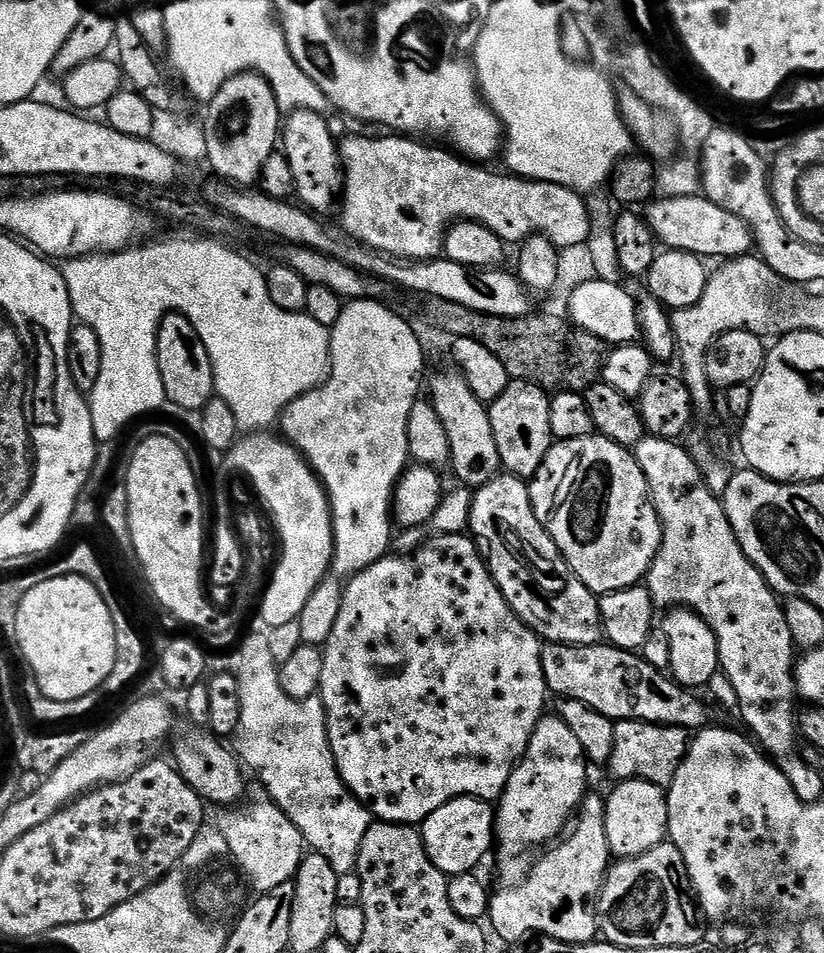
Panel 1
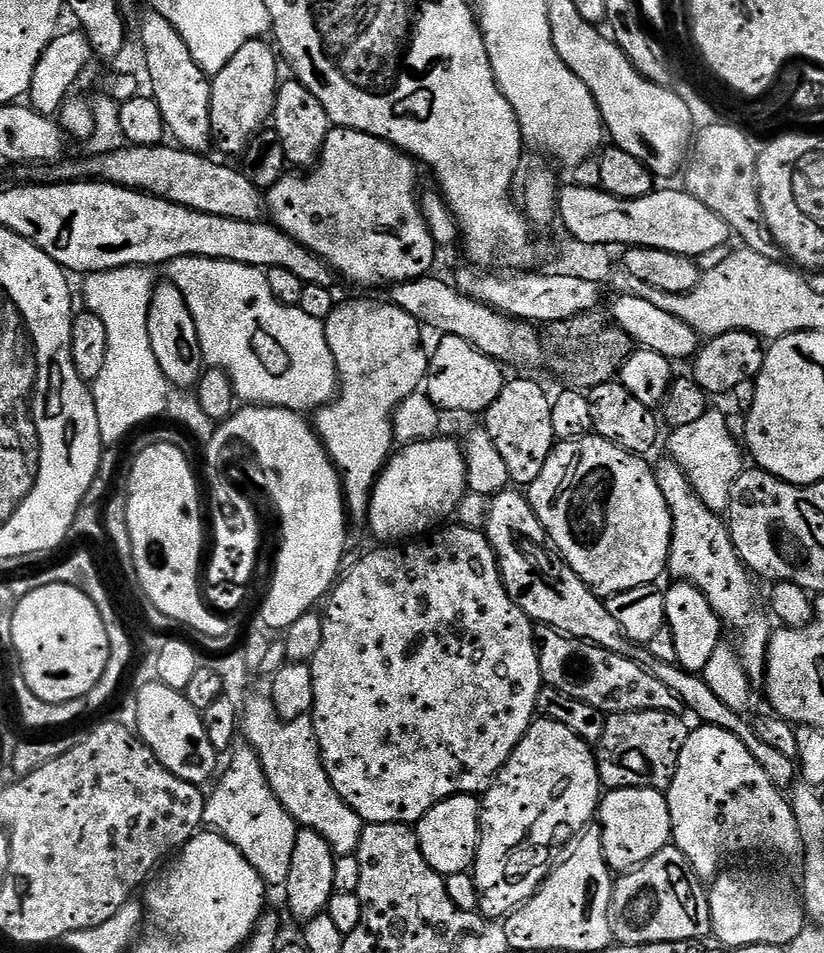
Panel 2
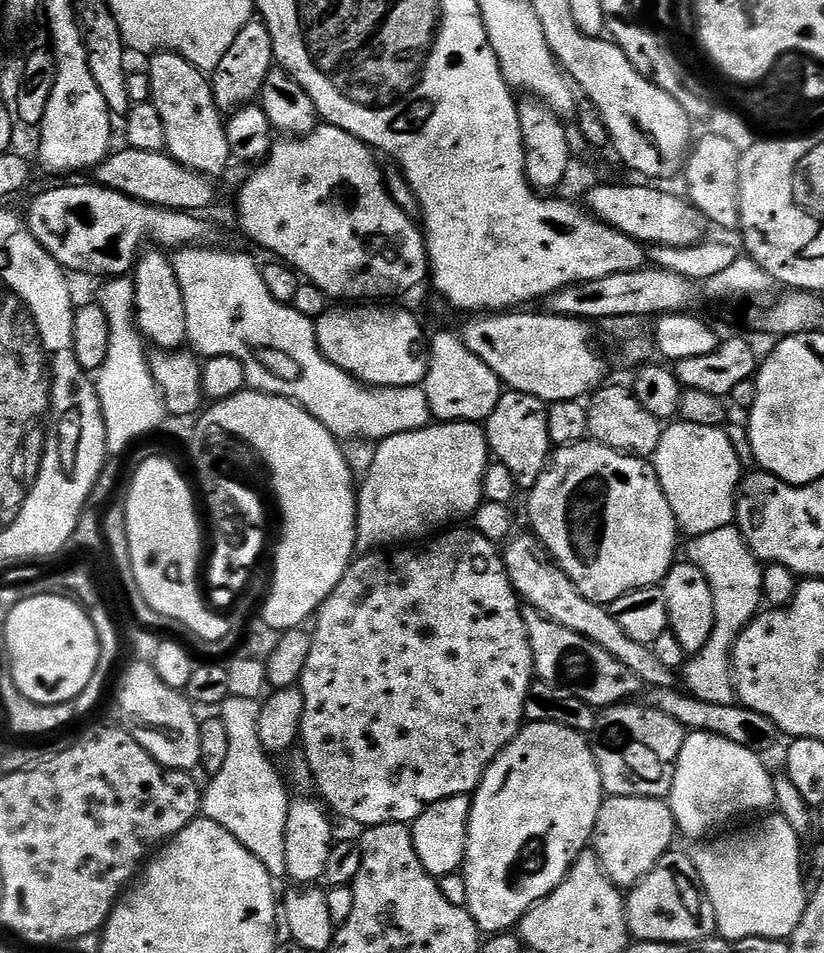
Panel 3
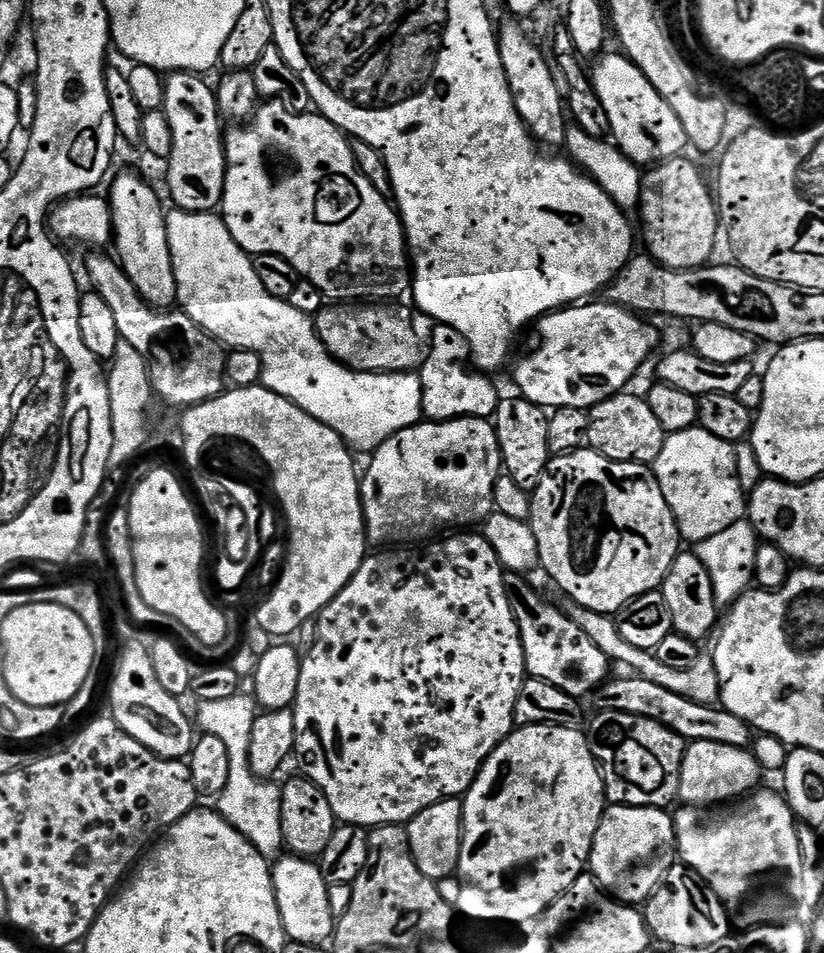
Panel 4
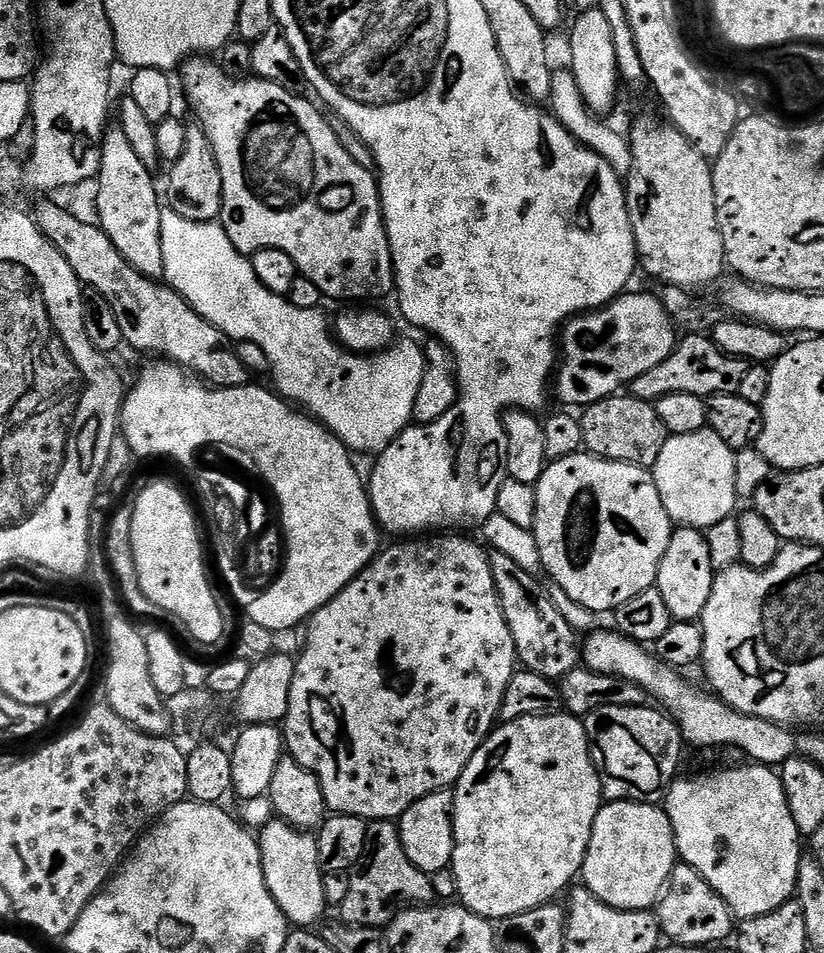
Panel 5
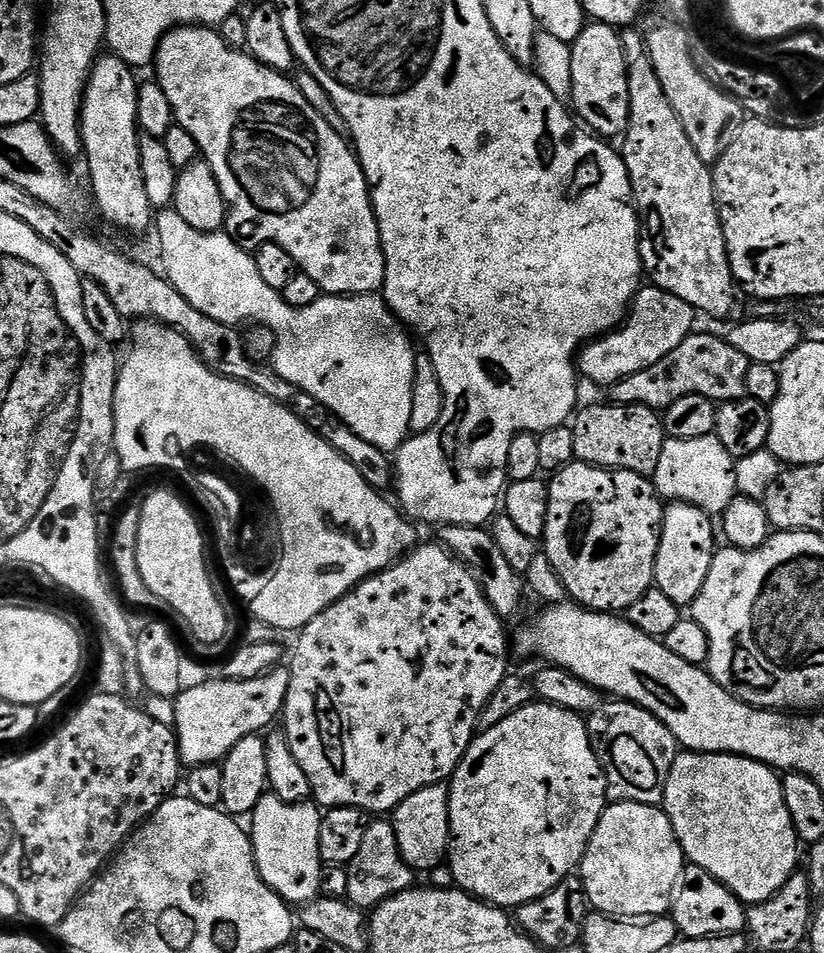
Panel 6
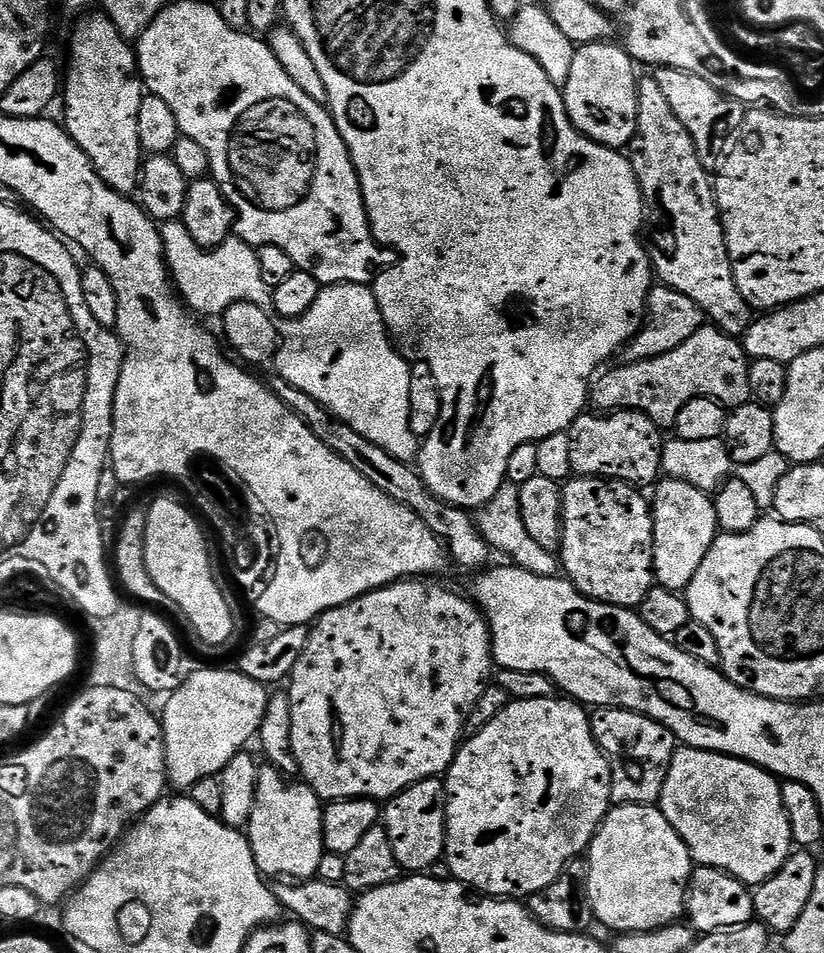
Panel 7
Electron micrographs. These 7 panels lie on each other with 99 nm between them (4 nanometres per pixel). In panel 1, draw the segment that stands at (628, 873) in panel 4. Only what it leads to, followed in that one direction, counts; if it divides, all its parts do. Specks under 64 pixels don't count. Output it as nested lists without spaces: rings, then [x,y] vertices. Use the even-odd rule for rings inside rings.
[[[626,780],[617,783],[615,787],[612,793],[607,793],[604,801],[604,825],[609,853],[613,857],[629,860],[654,850],[654,846],[665,843],[668,834],[668,798],[665,789],[645,780]]]

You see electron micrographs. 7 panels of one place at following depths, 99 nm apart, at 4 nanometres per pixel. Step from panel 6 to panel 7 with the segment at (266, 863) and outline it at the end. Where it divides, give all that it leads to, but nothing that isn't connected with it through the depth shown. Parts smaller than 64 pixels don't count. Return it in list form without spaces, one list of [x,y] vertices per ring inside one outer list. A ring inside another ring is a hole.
[[[271,766],[261,767],[258,774],[258,790],[254,814],[246,835],[252,853],[261,873],[265,877],[287,878],[292,882],[313,879],[318,870],[318,862],[324,857],[324,839],[322,838],[322,818],[324,808],[319,796],[303,782],[293,782]]]

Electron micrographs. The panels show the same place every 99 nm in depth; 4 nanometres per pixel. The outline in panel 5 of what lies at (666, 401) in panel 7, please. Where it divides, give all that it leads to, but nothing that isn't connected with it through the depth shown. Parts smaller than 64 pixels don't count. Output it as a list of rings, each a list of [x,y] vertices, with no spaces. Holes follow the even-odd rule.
[[[707,335],[684,336],[666,362],[632,380],[630,394],[639,400],[655,402],[666,394],[694,394],[707,398],[727,392],[739,393],[742,377],[749,366],[747,360],[728,356]]]

